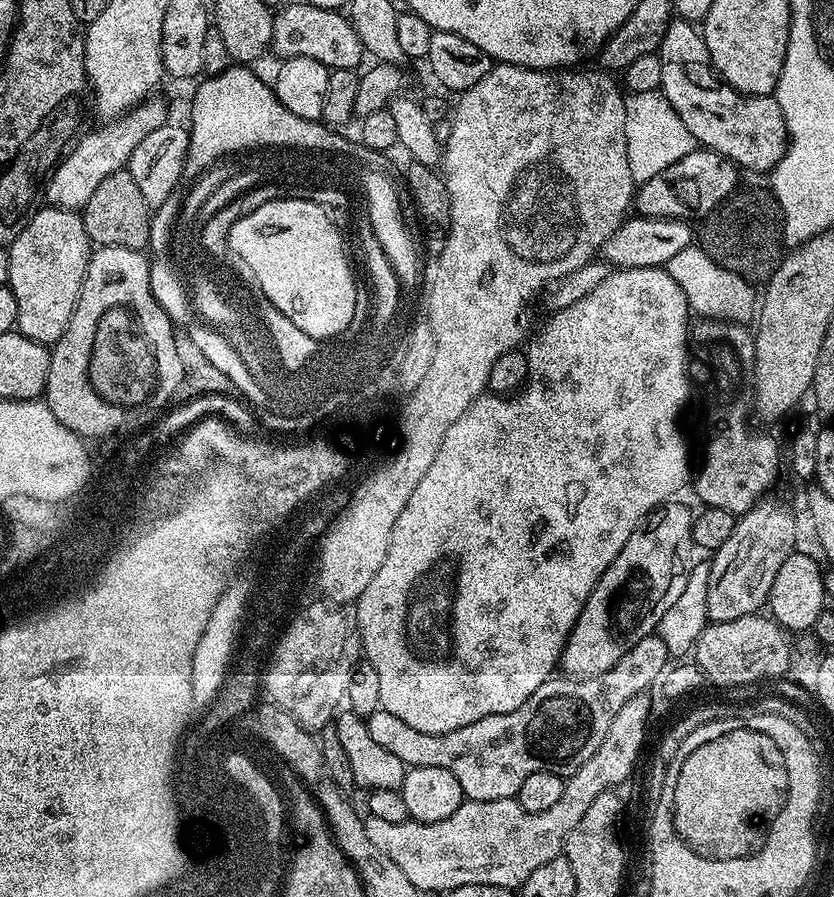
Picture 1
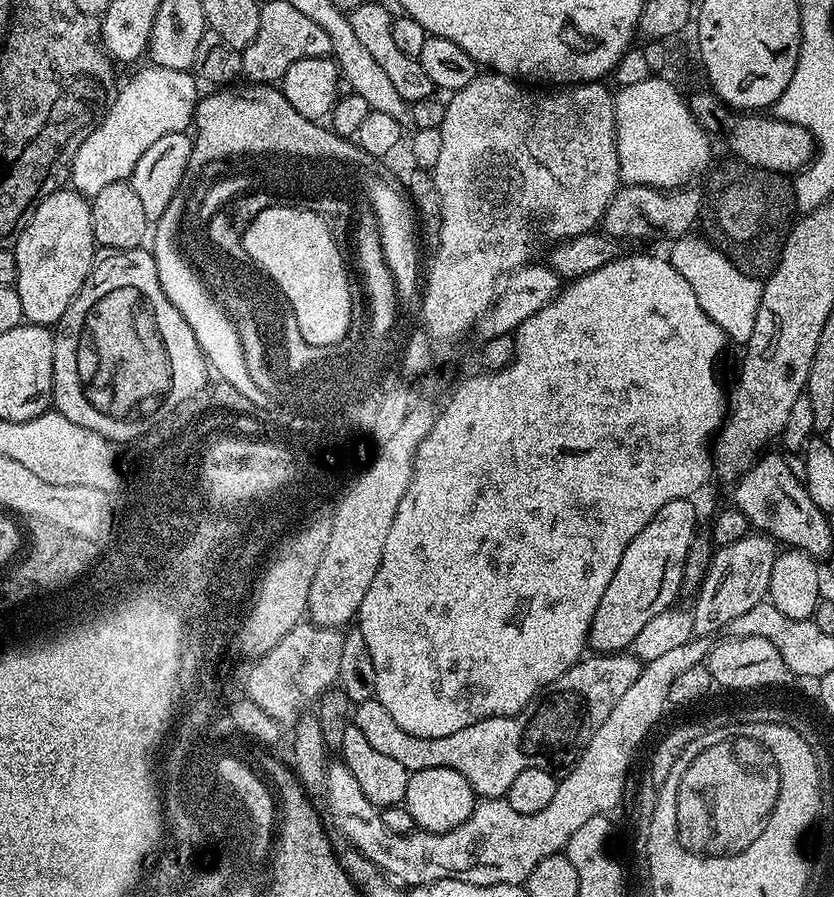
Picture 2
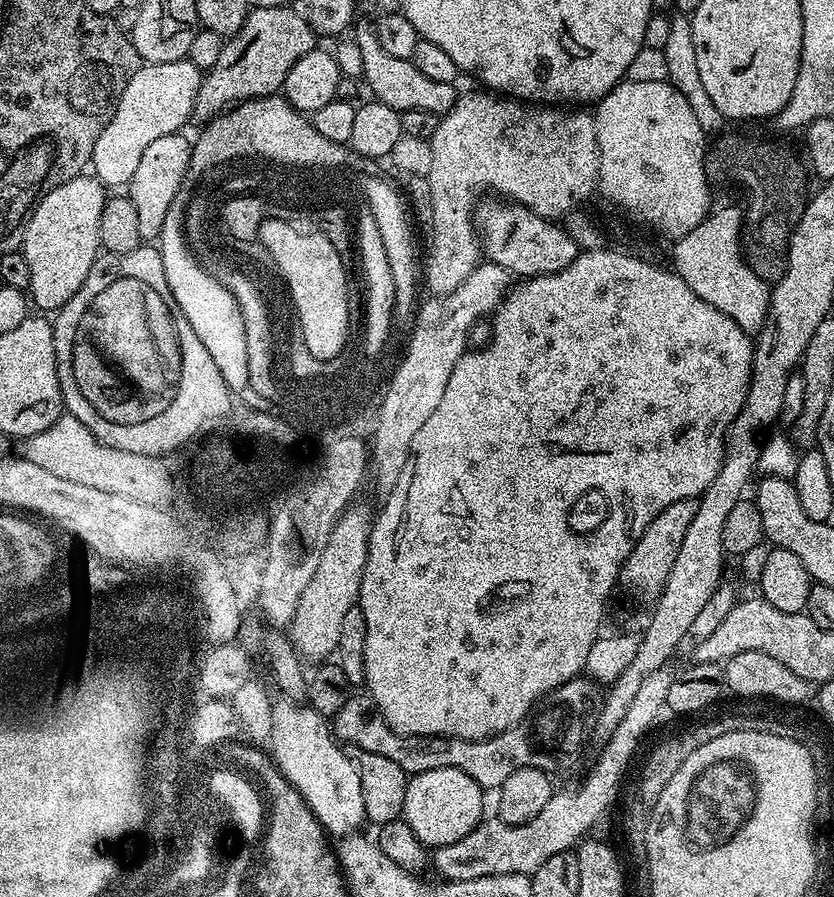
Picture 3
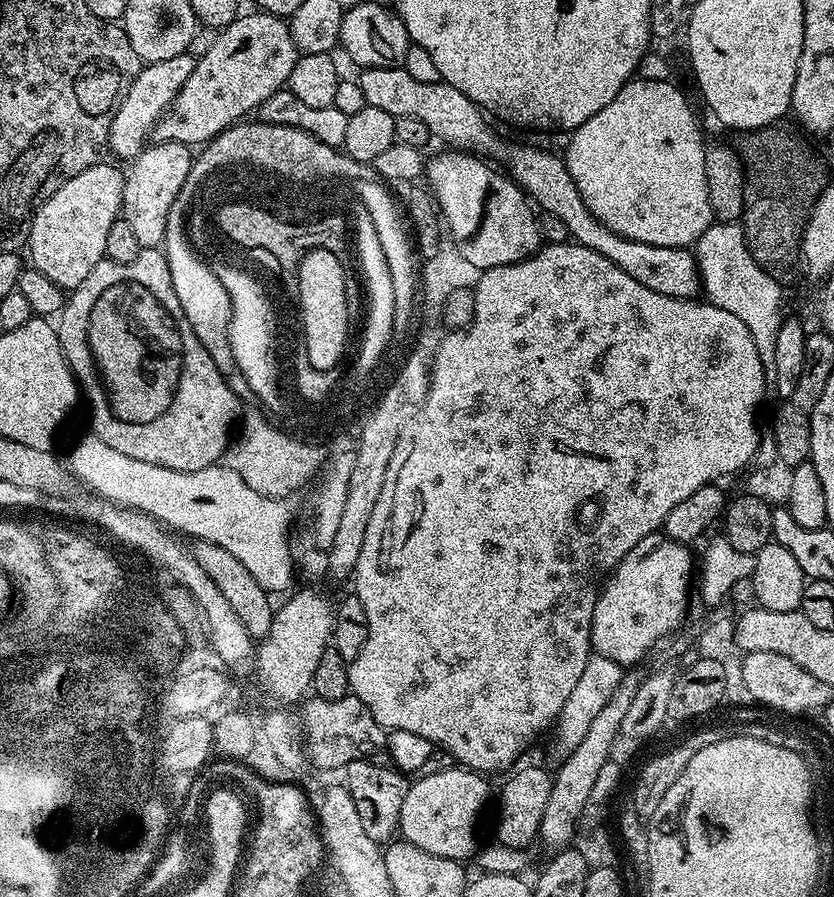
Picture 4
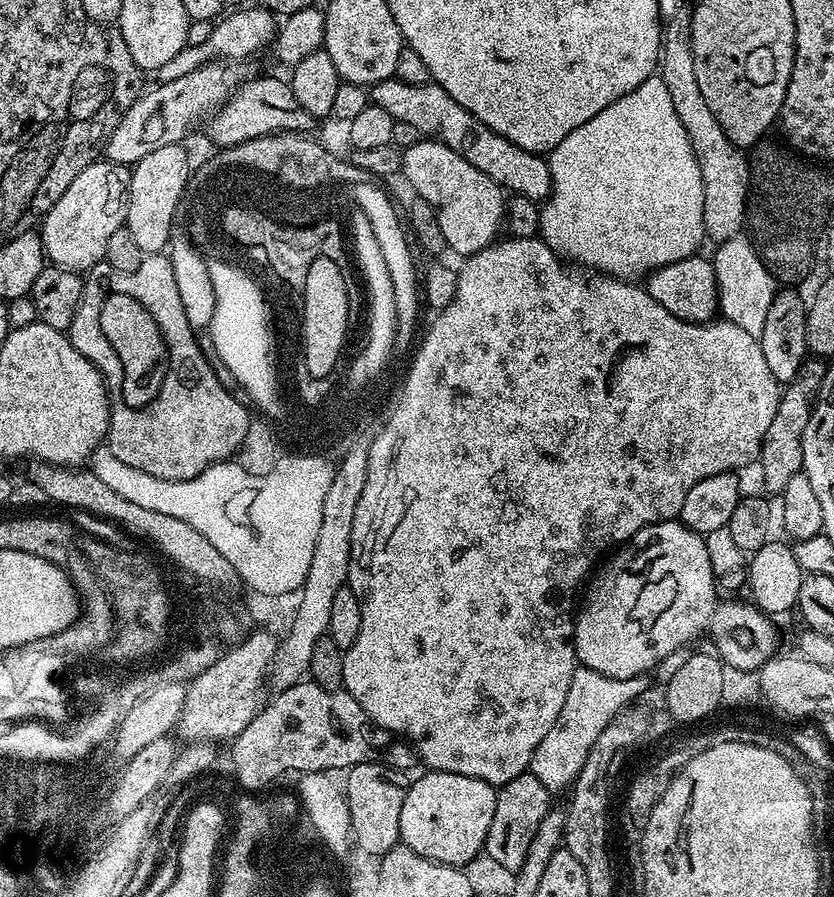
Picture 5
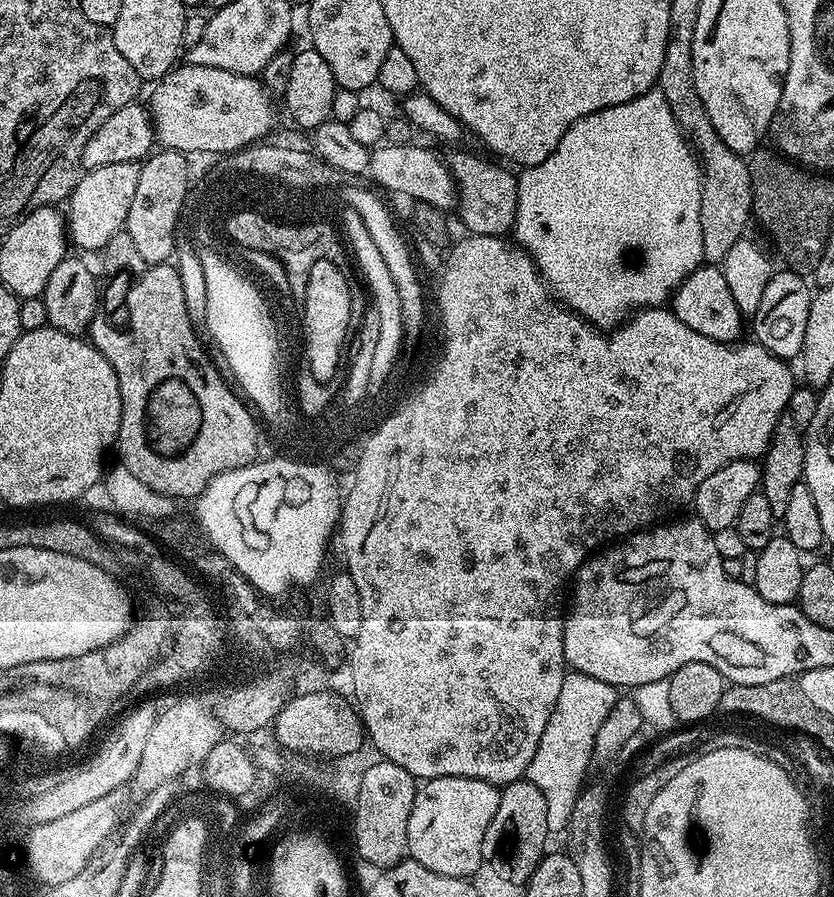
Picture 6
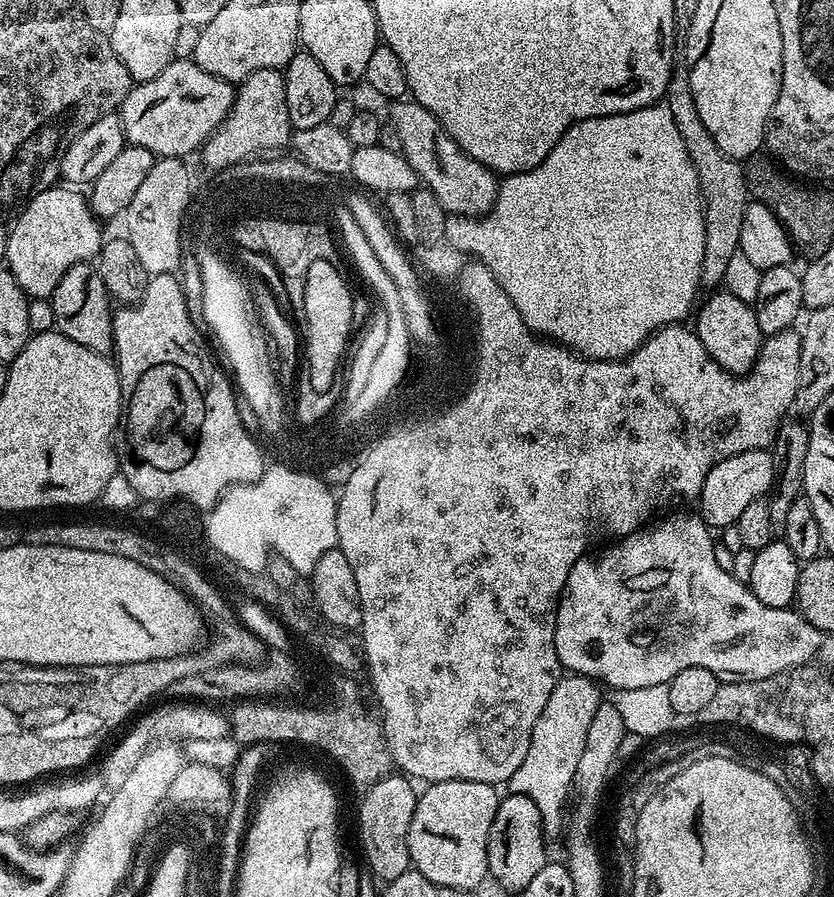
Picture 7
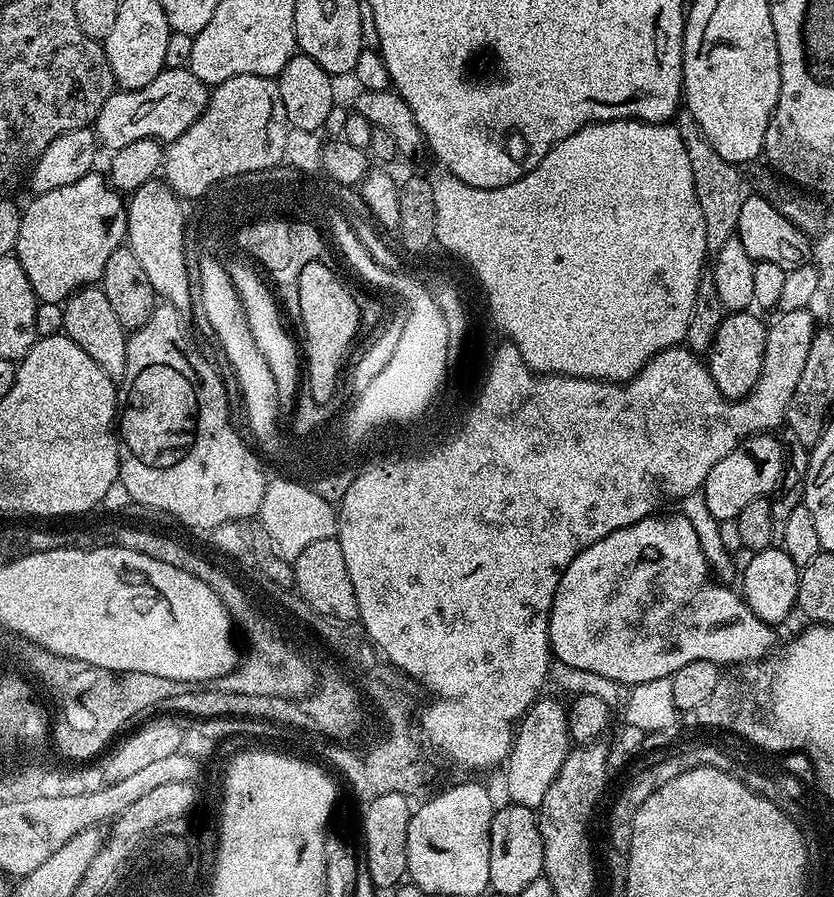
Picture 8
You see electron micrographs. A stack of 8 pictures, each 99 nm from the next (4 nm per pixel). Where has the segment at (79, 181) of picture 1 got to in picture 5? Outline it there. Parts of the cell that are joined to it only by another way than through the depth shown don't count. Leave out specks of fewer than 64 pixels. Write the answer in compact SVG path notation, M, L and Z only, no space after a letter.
M263 6L244 8L241 12L232 12L228 17L226 16L213 27L210 38L206 38L206 42L202 42L199 46L188 46L178 50L178 54L174 54L174 58L170 58L170 62L166 62L166 66L160 68L159 79L161 81L173 80L182 78L182 74L194 74L196 68L202 67L204 64L211 64L215 60L244 62L247 56L252 56L255 52L262 51L267 44L269 47L273 43L278 20L267 8Z

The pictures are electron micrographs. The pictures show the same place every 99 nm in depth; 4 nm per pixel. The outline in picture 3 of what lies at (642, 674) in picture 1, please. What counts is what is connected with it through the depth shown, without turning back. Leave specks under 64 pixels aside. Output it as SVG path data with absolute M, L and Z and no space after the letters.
M577 678L558 686L549 692L536 707L529 712L522 722L502 730L497 736L485 740L463 740L453 736L433 736L430 742L413 742L409 737L399 736L382 718L367 694L349 695L347 702L334 717L334 735L337 741L345 745L357 744L360 752L382 754L382 758L390 758L390 762L402 766L409 774L453 768L462 770L462 774L470 774L474 782L485 790L498 790L514 770L537 768L549 774L556 774L563 764L568 764L580 752L584 744L584 731L590 728L590 712L588 716L588 695L594 687L588 678Z

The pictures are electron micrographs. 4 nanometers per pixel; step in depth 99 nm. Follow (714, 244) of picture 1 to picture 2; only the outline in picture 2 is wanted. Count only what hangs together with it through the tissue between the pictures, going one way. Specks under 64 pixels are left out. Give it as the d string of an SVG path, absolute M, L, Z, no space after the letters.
M735 158L729 161L728 168L718 169L708 184L706 216L708 212L712 220L728 220L732 245L727 245L726 251L734 266L747 276L767 278L782 258L788 231L798 212L794 184L779 172L767 172Z

